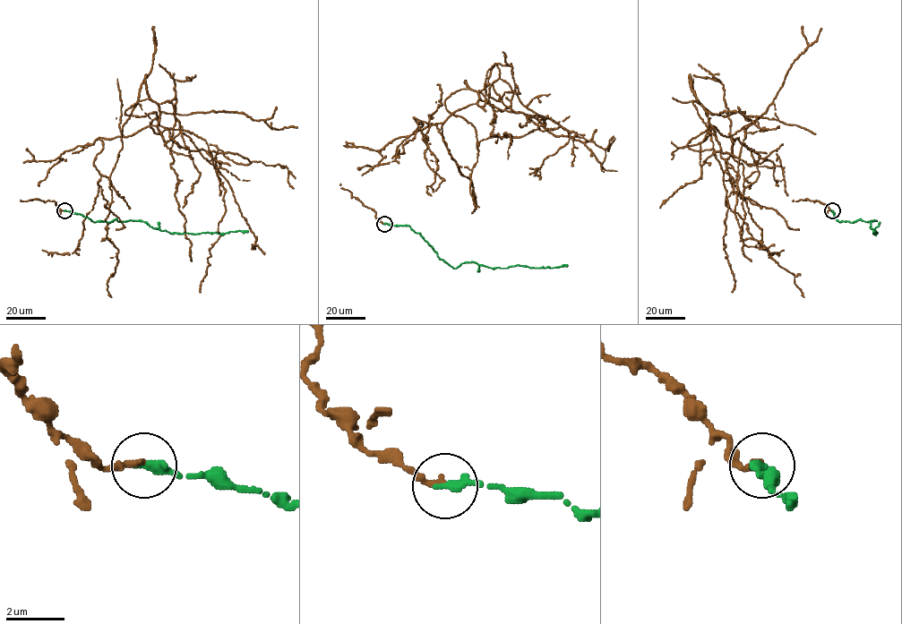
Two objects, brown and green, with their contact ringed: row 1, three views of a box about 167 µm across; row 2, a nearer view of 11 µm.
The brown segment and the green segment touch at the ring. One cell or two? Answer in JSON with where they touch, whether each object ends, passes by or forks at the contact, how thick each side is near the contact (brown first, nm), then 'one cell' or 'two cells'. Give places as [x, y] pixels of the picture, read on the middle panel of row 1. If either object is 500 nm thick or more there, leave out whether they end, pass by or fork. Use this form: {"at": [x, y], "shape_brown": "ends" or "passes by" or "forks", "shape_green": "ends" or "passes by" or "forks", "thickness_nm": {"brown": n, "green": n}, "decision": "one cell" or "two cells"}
{"at": [384, 224], "shape_brown": "ends", "shape_green": "ends", "thickness_nm": {"brown": 200, "green": 340}, "decision": "one cell"}

